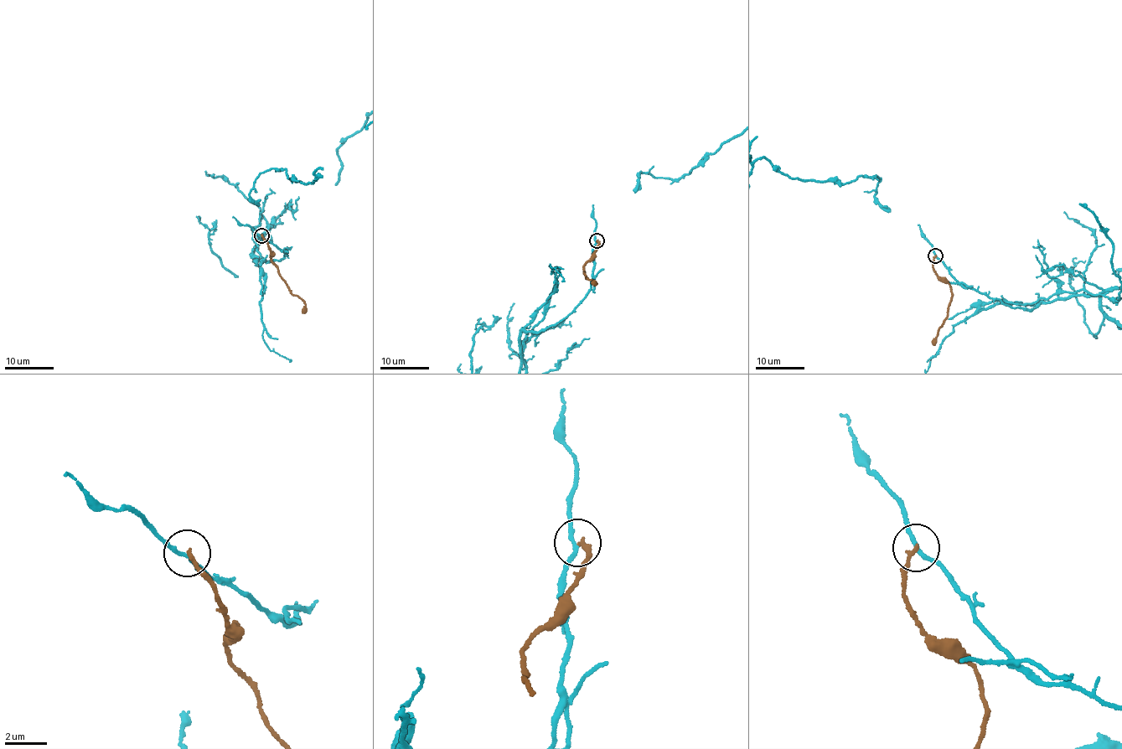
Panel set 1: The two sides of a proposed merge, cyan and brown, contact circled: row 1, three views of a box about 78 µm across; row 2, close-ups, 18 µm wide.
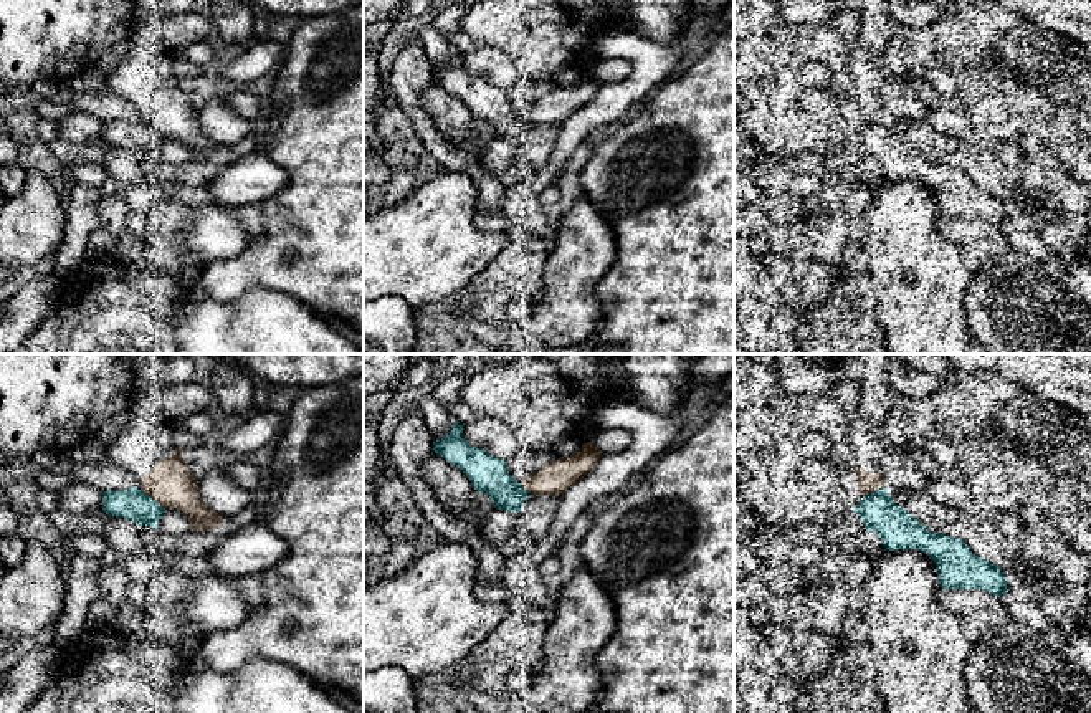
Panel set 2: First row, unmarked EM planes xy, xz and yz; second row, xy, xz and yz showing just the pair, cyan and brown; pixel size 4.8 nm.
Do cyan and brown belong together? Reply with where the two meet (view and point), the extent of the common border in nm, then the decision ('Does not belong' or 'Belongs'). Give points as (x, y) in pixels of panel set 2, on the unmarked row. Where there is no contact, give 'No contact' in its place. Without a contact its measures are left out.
Touches cyan at xy (154, 129). Shared border 160 nm. Does not belong

